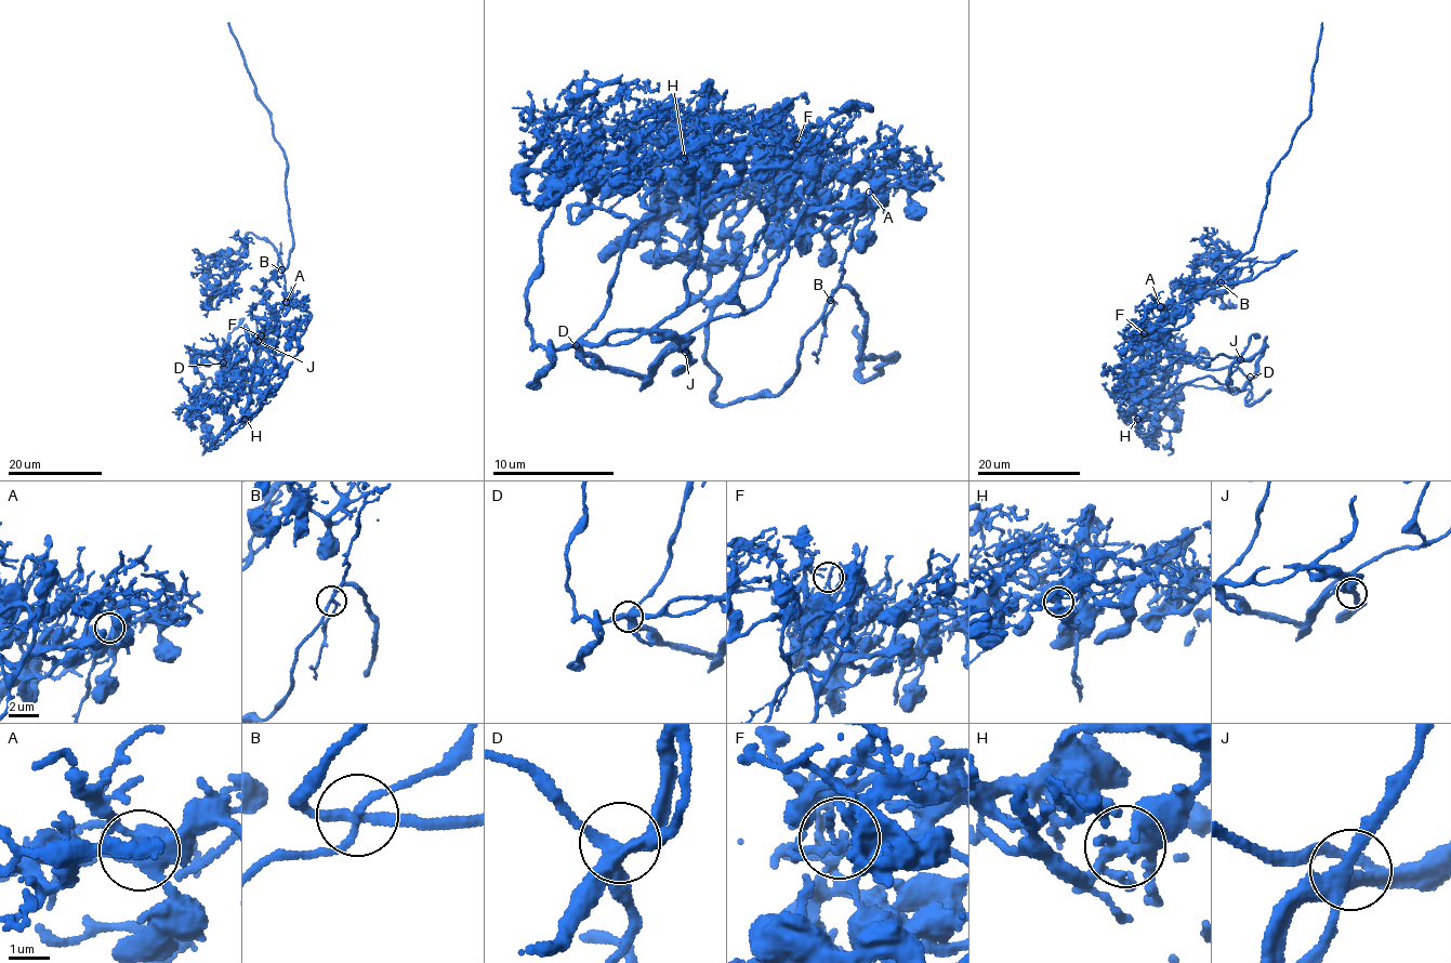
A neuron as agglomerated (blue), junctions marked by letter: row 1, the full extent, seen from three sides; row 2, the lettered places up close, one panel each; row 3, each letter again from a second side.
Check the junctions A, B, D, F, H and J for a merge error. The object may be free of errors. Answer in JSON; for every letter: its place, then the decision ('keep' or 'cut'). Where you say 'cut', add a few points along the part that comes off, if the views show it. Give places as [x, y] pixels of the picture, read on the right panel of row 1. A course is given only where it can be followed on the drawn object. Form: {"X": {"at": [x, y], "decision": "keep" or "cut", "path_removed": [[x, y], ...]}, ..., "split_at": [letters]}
{"A": {"at": [1160, 306], "decision": "keep"}, "B": {"at": [1221, 282], "decision": "keep"}, "D": {"at": [1250, 377], "decision": "keep"}, "F": {"at": [1144, 333], "decision": "keep"}, "H": {"at": [1137, 419], "decision": "keep"}, "J": {"at": [1240, 359], "decision": "keep"}, "split_at": []}

